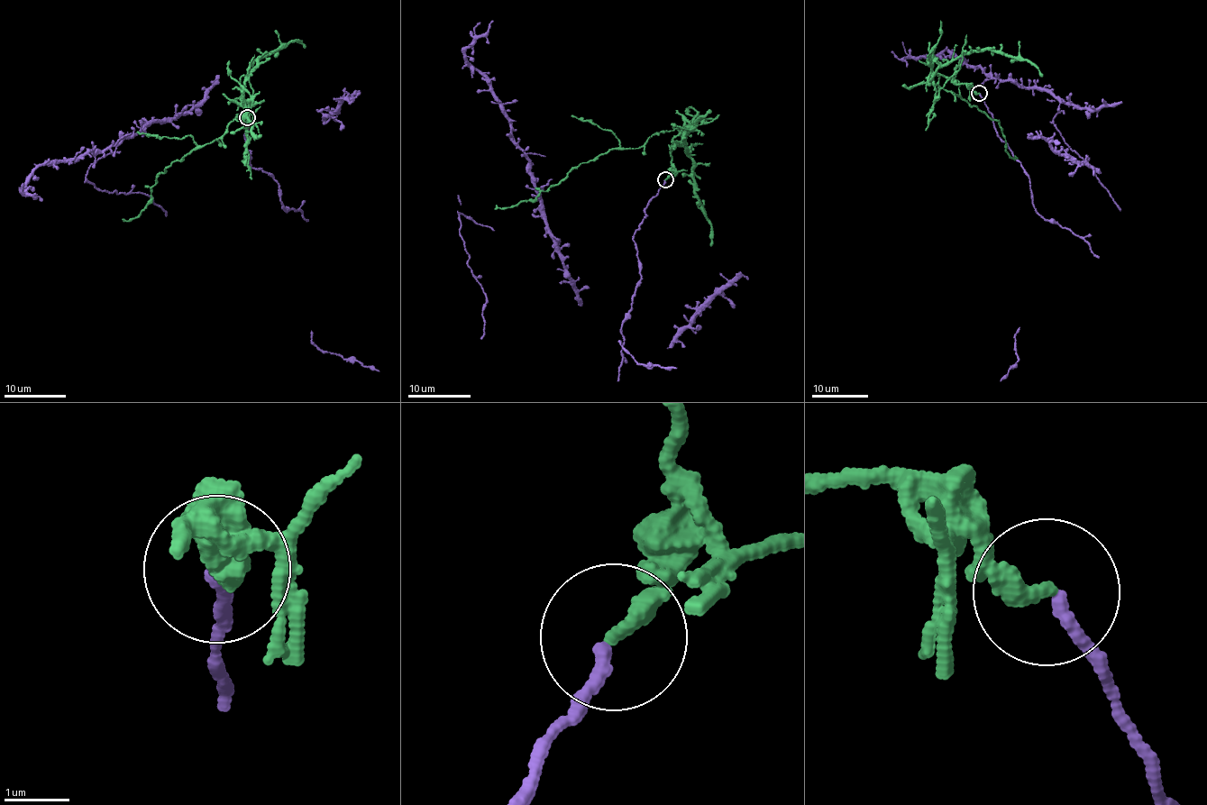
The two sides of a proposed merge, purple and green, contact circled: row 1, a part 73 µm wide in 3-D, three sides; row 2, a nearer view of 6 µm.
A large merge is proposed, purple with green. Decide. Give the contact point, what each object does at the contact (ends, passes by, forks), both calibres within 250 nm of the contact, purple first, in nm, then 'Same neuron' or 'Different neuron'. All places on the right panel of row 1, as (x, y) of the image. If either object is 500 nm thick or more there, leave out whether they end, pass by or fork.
Place: (979, 93). At the ring purple ends. At the ring green ends. Thickness 190 nm (purple) against 320 nm. Different neuron

